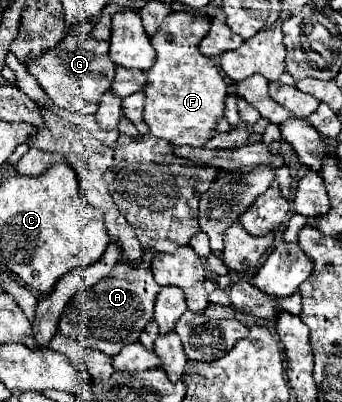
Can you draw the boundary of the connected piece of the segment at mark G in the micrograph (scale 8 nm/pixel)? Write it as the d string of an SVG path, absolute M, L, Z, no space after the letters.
M74 35L64 37L54 49L48 49L36 59L28 59L24 65L28 73L38 81L44 93L54 101L56 107L68 109L72 113L94 115L100 103L100 97L106 93L114 79L116 65L108 57L108 41L98 41L92 35L78 39Z

